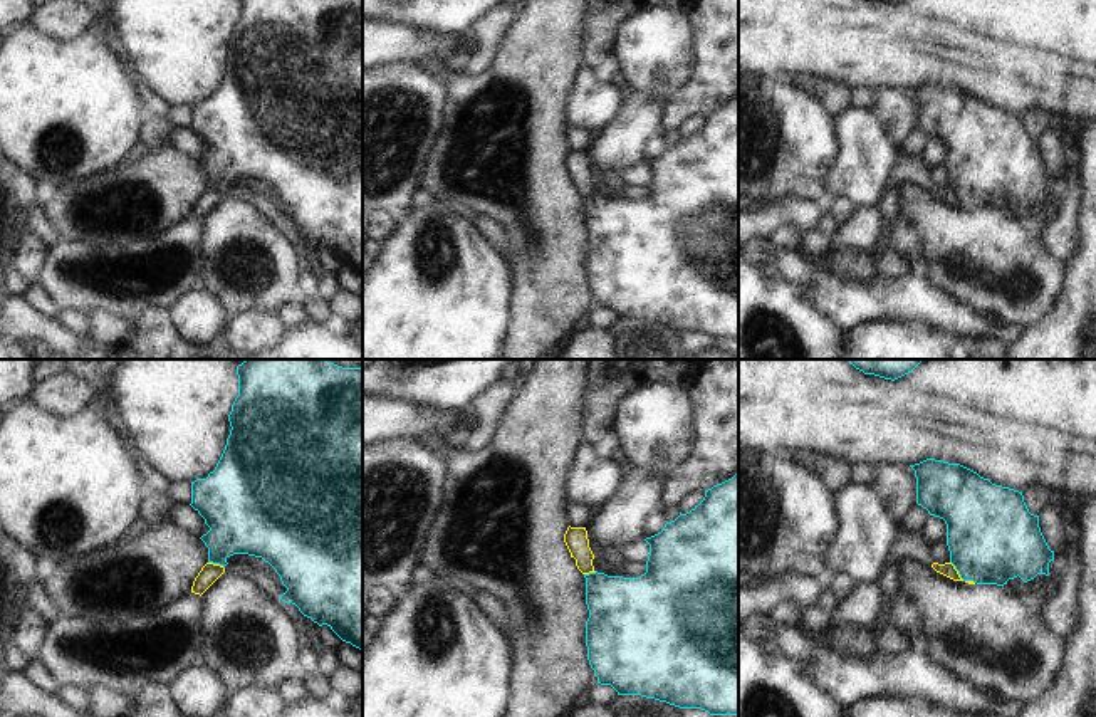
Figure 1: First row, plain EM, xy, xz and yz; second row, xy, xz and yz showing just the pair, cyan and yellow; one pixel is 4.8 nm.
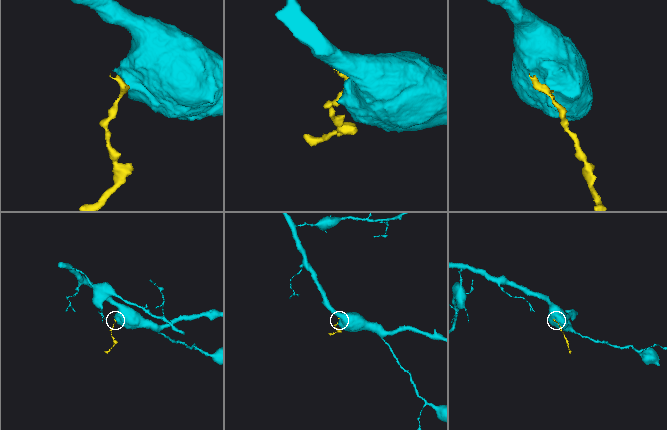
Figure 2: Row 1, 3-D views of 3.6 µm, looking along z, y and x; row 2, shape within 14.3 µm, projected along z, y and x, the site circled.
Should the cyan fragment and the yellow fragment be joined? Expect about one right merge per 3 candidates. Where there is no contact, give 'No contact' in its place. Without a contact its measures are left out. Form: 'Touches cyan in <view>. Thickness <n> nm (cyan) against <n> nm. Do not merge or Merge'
Touches cyan in yz. Thickness 440 nm (cyan) against 70 nm. Do not merge

